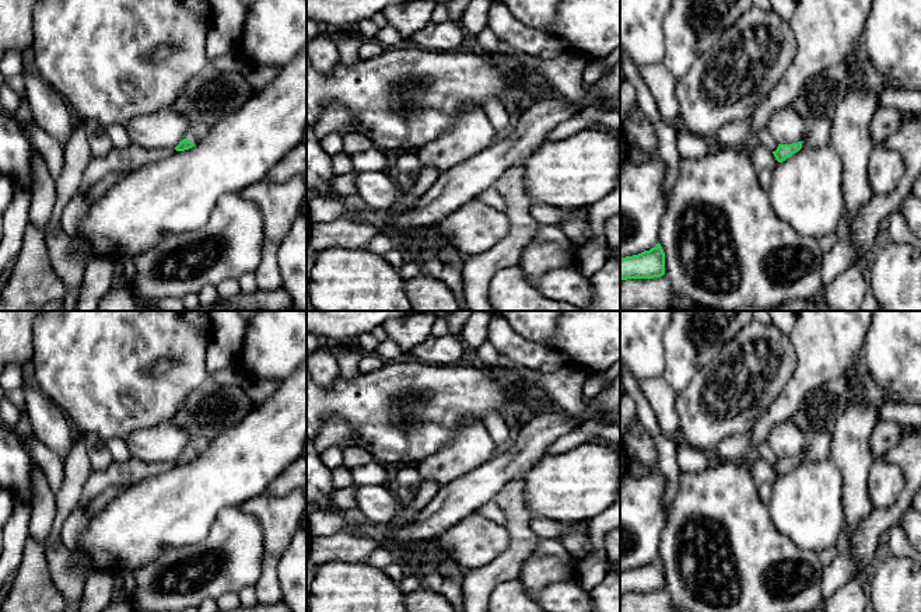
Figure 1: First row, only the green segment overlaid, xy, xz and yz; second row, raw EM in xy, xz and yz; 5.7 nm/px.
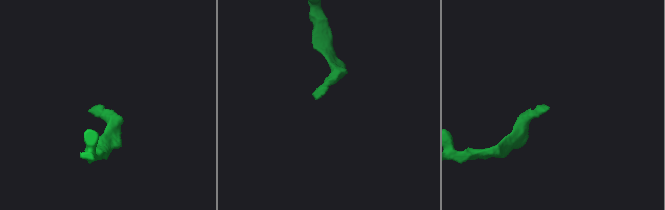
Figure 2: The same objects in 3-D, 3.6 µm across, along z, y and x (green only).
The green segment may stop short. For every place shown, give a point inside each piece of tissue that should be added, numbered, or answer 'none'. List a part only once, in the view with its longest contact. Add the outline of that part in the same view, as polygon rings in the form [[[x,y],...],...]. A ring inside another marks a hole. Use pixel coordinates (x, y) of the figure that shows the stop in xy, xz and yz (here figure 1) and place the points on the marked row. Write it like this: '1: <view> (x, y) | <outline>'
1: xy (196, 132) | [[[192,123],[183,139],[188,139],[196,144],[207,134],[207,132],[209,132],[209,126],[202,123]]]

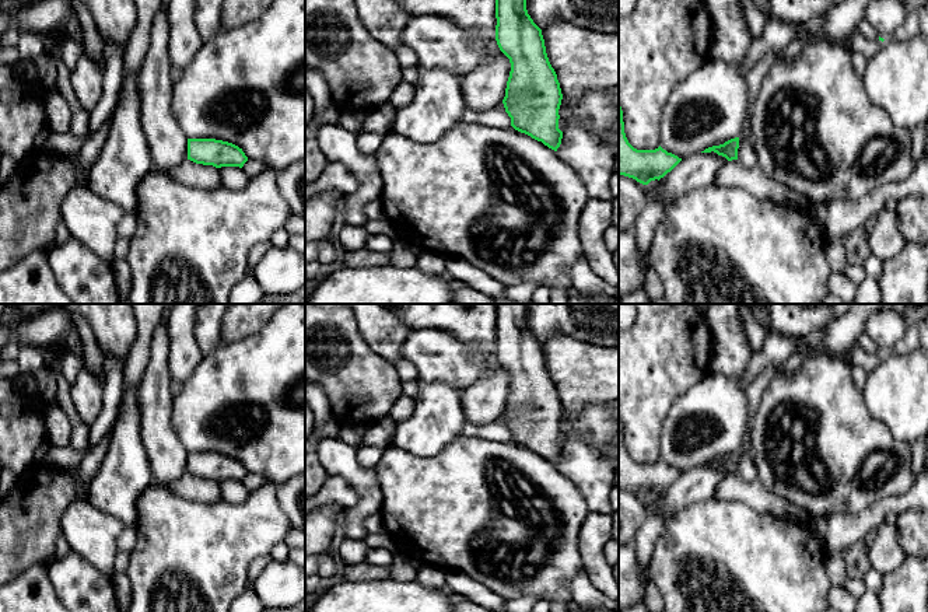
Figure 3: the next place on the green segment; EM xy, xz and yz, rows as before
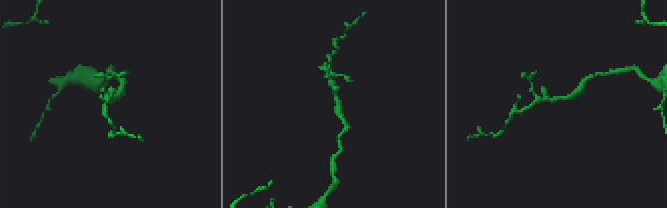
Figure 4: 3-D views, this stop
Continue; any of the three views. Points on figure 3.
none

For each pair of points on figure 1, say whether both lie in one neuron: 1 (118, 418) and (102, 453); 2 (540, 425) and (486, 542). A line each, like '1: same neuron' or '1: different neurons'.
1: different neurons
2: different neurons

